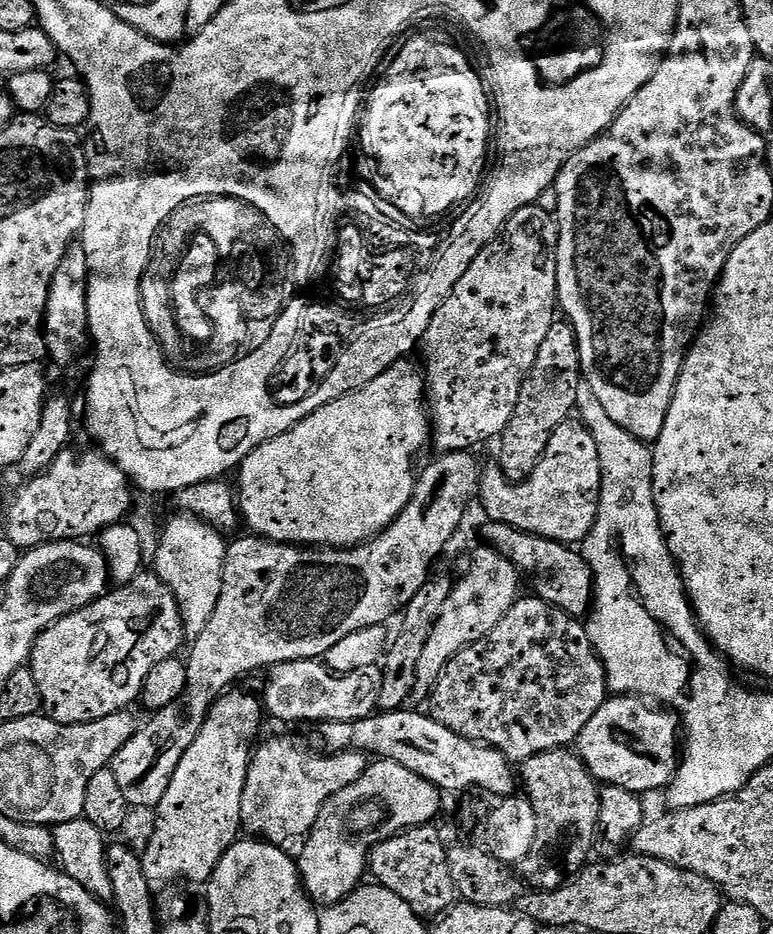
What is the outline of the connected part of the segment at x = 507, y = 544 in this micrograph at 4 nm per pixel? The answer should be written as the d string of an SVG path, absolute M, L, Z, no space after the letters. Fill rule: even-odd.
M491 522L485 525L484 536L488 539L485 540L487 547L502 554L502 558L509 560L527 579L529 576L532 579L531 591L535 595L571 616L584 618L589 615L594 599L592 571L575 547L523 532L514 526Z

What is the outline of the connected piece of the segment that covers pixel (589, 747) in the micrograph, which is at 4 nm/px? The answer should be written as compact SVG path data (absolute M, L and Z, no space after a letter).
M612 694L598 712L582 730L577 738L574 748L579 755L579 760L588 769L592 779L601 785L622 787L626 791L637 794L656 792L667 789L676 773L678 763L678 737L681 735L682 725L675 712L655 703L649 702L645 697L631 694Z

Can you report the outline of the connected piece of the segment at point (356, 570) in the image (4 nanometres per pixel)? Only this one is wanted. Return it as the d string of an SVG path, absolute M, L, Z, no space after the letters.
M471 451L466 452L446 452L437 455L433 464L428 464L418 476L418 482L412 491L410 502L406 502L406 506L402 510L402 514L398 514L398 518L394 518L394 522L386 530L382 530L372 540L366 540L363 544L353 544L350 548L317 548L315 546L301 546L298 544L276 544L272 540L263 539L255 534L244 534L241 540L232 540L228 546L226 554L226 562L222 570L222 594L218 598L218 604L214 606L214 614L210 614L210 622L206 622L206 630L202 630L202 634L198 634L187 649L186 655L186 686L182 690L182 694L176 700L170 702L168 706L162 706L161 709L153 711L148 717L149 720L139 725L136 733L130 738L130 742L126 742L118 754L114 756L109 768L117 779L118 786L122 789L129 807L155 809L155 806L162 800L162 795L166 792L166 788L170 784L170 778L177 769L178 762L181 761L182 754L190 748L194 742L194 738L198 738L198 730L202 730L202 722L207 718L208 712L212 709L214 703L219 696L229 691L230 686L235 680L243 678L247 672L252 672L255 668L261 670L267 669L273 664L281 664L282 662L290 662L291 660L315 660L323 658L330 650L330 646L342 642L342 638L346 638L346 634L354 634L358 630L366 630L370 626L378 624L387 625L388 619L395 617L403 612L405 606L410 602L410 598L414 598L414 594L418 594L418 590L422 588L425 581L430 578L433 571L432 563L439 558L444 552L444 547L451 542L456 536L456 531L460 528L460 523L464 520L464 515L468 512L468 507L474 504L480 491L480 473L482 464L475 460Z

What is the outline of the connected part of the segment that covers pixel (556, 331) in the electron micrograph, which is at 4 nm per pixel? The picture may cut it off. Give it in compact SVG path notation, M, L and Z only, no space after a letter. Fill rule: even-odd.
M567 322L552 324L542 346L538 346L538 358L534 358L534 366L530 366L522 382L518 406L514 406L514 414L506 430L498 437L498 463L510 482L520 484L530 478L530 474L534 474L538 462L546 454L546 446L554 430L558 430L558 426L576 412L580 379L580 347L575 330Z

